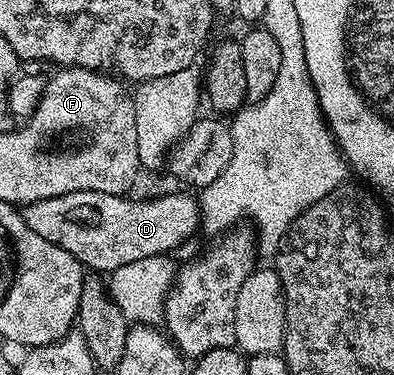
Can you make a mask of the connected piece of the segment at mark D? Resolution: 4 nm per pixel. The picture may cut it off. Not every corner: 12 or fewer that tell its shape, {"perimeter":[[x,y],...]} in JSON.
{"perimeter":[[70,192],[32,231],[96,273],[161,258],[198,229],[186,193]]}

